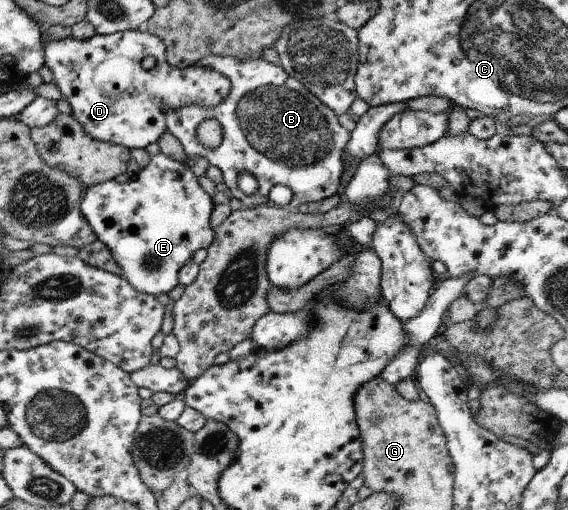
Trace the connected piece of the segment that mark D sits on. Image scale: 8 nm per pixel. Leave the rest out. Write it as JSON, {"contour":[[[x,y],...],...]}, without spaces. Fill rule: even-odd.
{"contour":[[[143,28],[105,35],[95,34],[83,41],[71,36],[57,41],[43,37],[42,50],[44,65],[52,73],[51,83],[59,89],[61,98],[67,101],[73,119],[83,127],[83,131],[95,141],[122,145],[130,150],[144,149],[147,145],[155,143],[166,131],[165,109],[179,109],[183,105],[197,105],[207,109],[219,105],[229,93],[229,80],[209,67],[171,67],[165,59],[165,47],[161,39]],[[147,56],[153,57],[154,64],[151,69],[144,70],[140,63]]]}

